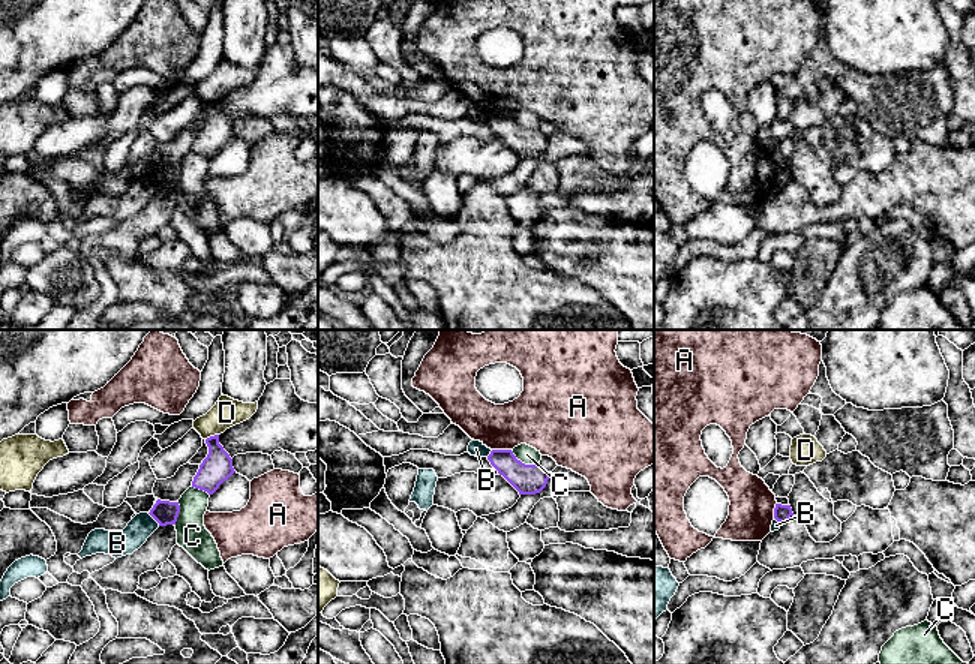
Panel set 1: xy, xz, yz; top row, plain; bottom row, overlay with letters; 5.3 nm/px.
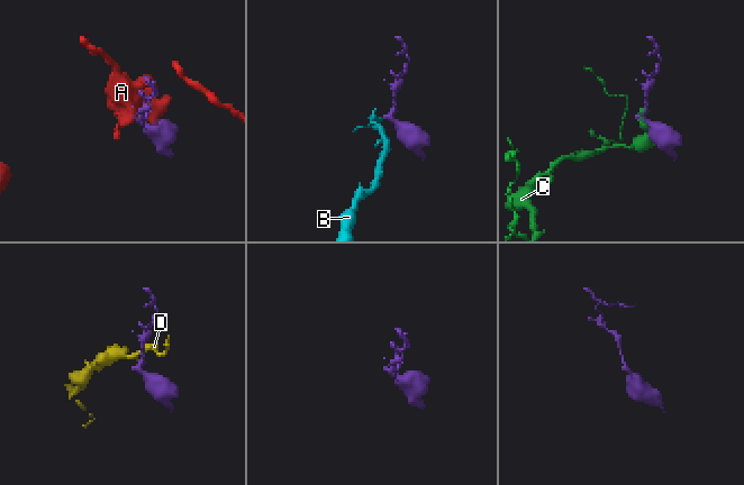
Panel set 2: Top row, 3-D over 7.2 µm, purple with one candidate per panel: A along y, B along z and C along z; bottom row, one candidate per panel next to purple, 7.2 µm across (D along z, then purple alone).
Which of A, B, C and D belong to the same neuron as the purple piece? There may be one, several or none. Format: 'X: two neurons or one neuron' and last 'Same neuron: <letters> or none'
A: two neurons
B: two neurons
C: two neurons
D: two neurons
Same neuron: none

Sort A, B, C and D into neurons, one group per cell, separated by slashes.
A / B / C / D

